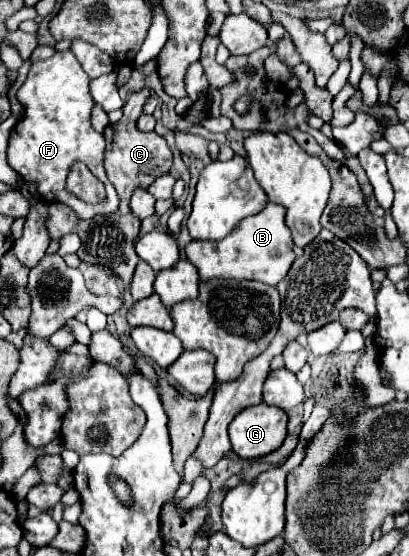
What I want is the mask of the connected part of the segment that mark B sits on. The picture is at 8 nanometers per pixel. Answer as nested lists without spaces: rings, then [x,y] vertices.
[[[268,202],[258,216],[242,220],[242,224],[230,236],[226,236],[226,240],[220,240],[218,244],[192,240],[186,246],[186,258],[198,268],[200,278],[204,282],[214,278],[232,278],[232,280],[258,280],[276,286],[286,276],[290,264],[294,262],[292,252],[294,244],[290,230],[286,228],[284,216],[286,210],[282,206]]]

